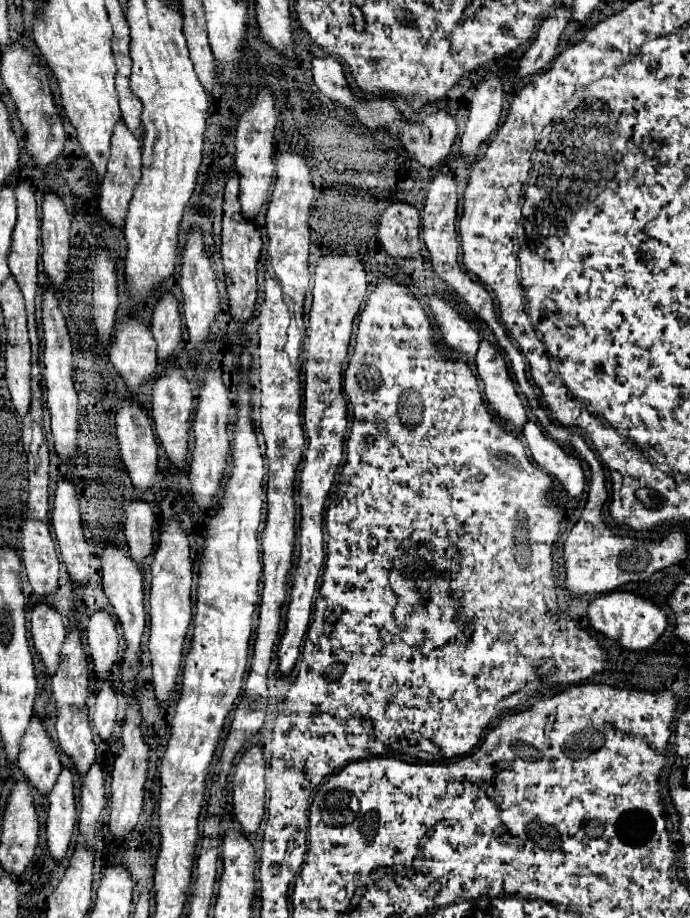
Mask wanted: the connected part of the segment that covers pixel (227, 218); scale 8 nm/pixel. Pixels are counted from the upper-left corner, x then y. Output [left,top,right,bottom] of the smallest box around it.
[222,169,262,321]

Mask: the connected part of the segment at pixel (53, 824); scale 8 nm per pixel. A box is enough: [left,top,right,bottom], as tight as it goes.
[46,767,76,861]

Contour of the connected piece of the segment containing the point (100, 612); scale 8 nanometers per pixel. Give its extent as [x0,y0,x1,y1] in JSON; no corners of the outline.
[88,609,118,675]

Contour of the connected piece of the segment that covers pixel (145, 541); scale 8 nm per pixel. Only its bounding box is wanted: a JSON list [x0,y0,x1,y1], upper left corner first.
[124,499,156,565]

